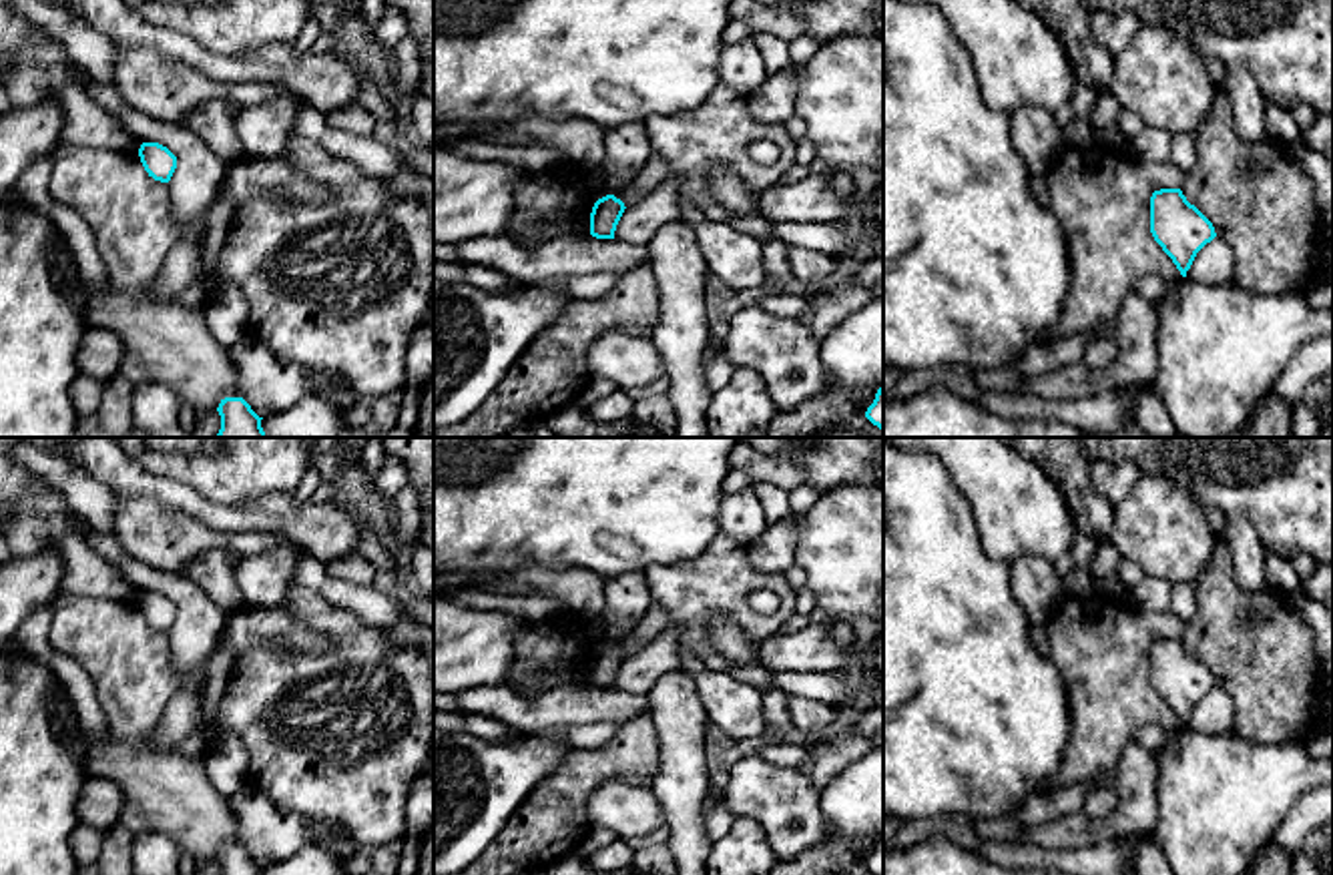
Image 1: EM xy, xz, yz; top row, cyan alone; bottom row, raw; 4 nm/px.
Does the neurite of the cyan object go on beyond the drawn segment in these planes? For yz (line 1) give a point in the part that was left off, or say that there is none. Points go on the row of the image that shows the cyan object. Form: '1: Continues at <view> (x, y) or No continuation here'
1: No continuation here

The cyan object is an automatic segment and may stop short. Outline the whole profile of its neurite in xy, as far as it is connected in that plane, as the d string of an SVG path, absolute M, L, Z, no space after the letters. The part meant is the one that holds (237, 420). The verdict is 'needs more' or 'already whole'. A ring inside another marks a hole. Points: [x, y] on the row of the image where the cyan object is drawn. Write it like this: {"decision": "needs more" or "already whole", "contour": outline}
{"decision": "already whole", "contour": "M225 397L217 407L221 429L217 438L267 438L261 419L243 397Z"}

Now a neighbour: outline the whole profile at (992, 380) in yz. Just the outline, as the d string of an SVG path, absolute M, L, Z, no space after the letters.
M1014 367L986 369L976 373L982 391L1020 391L1024 375Z

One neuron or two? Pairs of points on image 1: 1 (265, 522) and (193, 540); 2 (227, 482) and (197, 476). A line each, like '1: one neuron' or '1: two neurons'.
1: two neurons
2: one neuron

